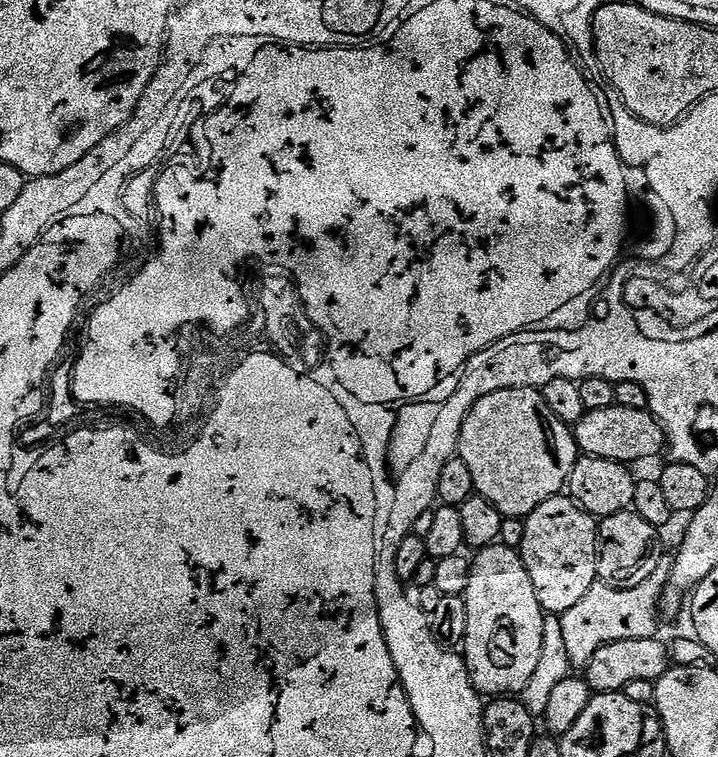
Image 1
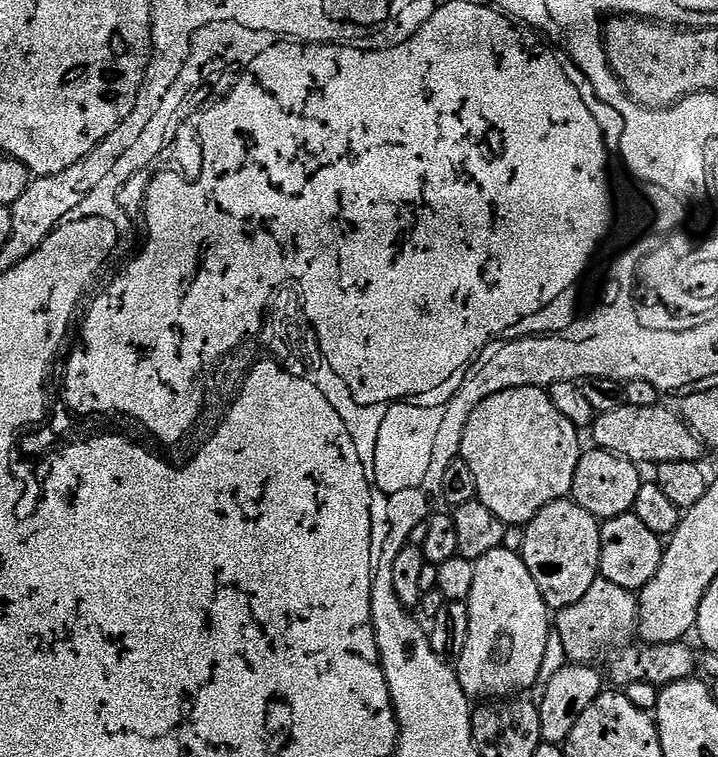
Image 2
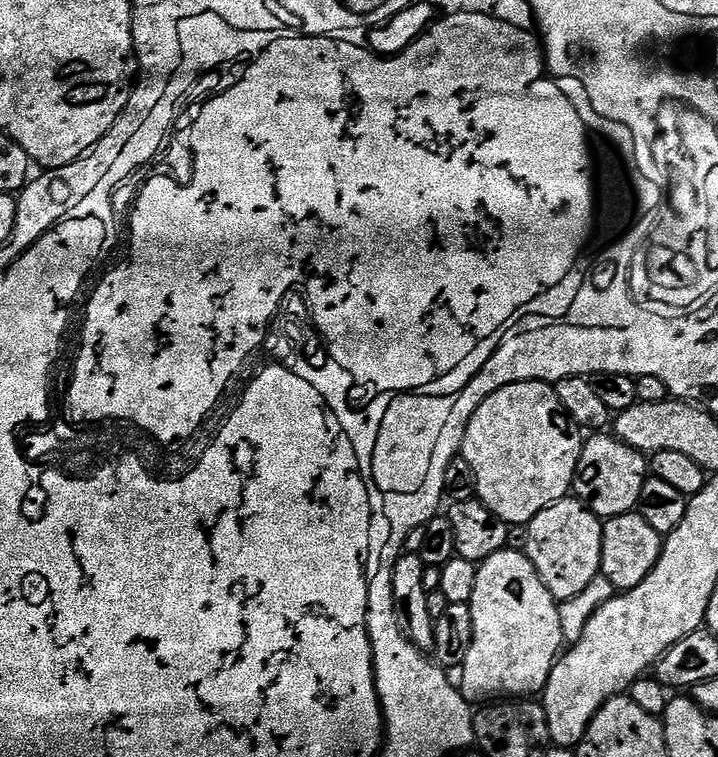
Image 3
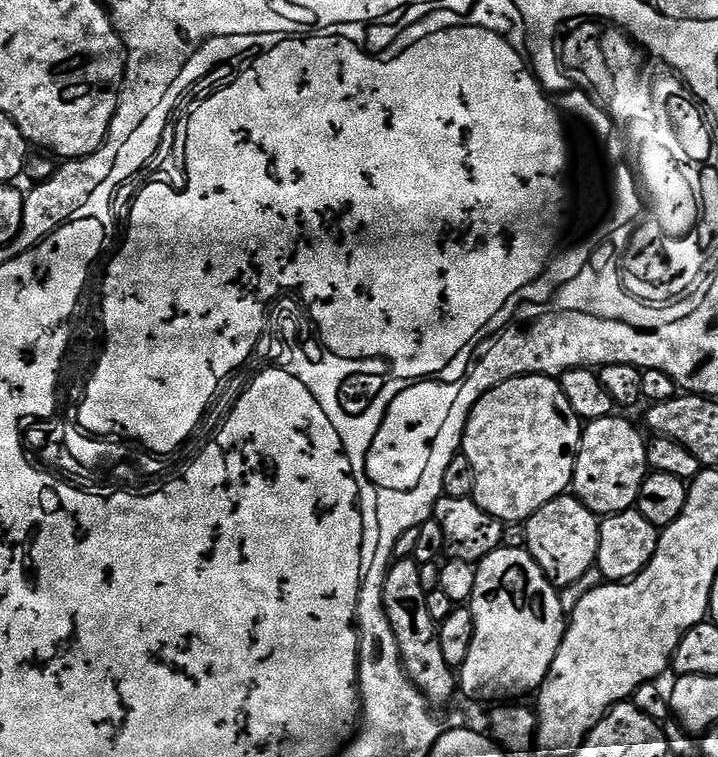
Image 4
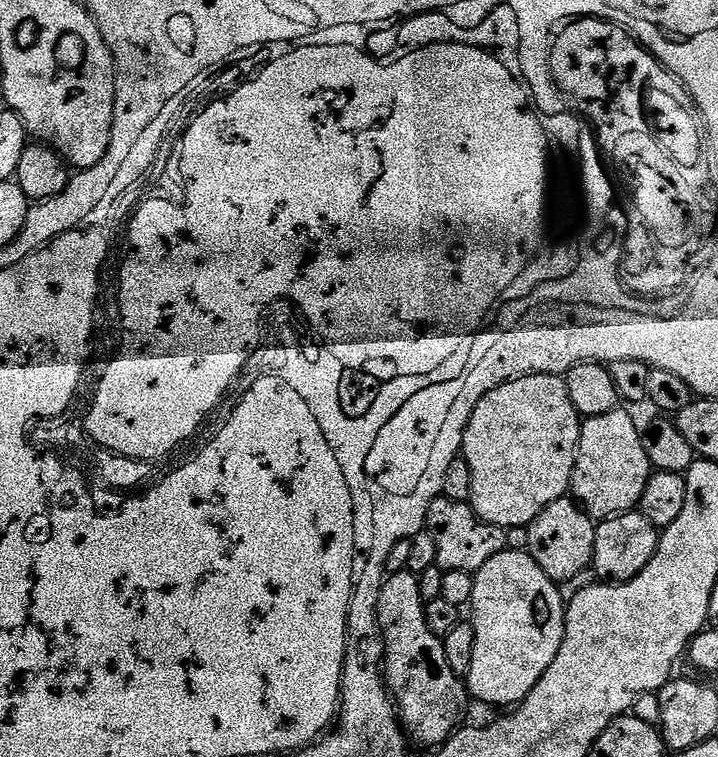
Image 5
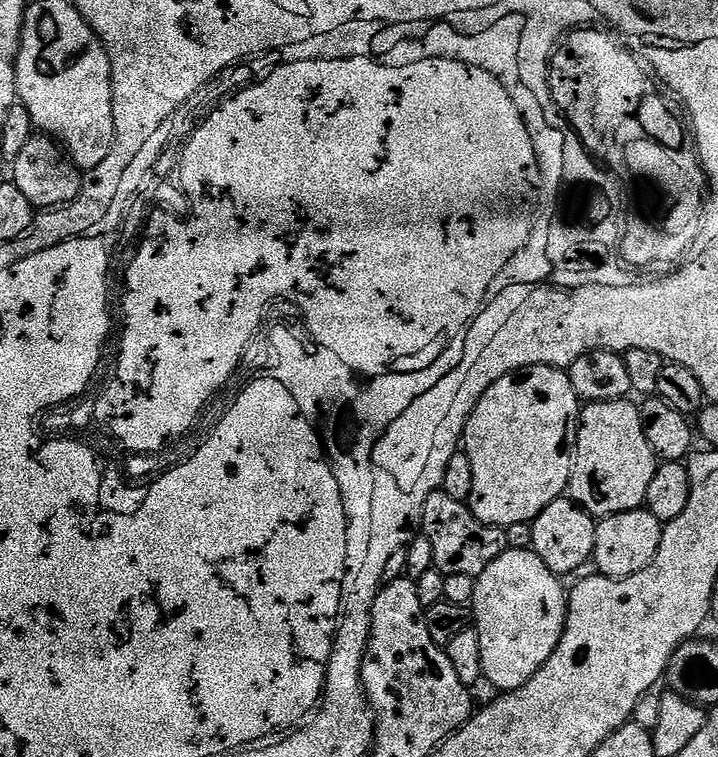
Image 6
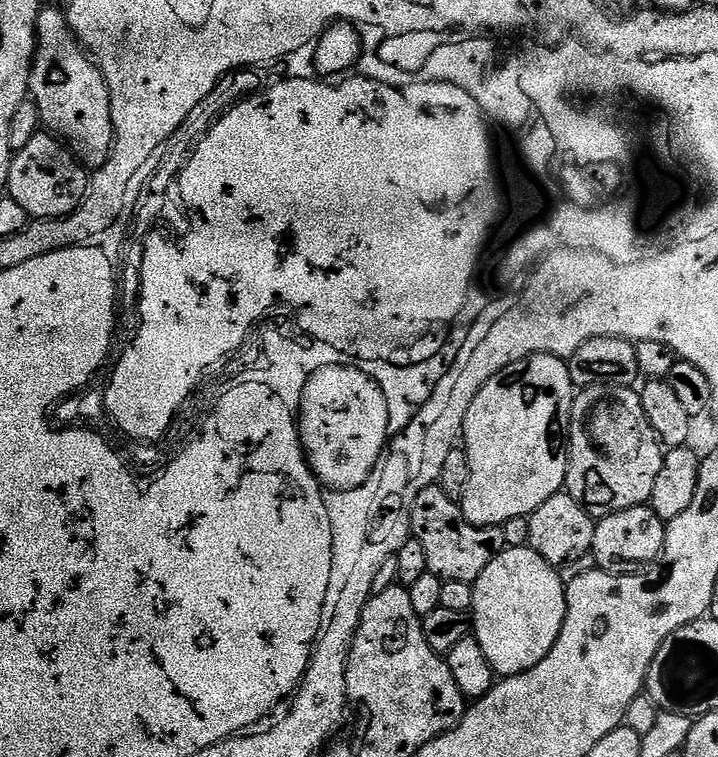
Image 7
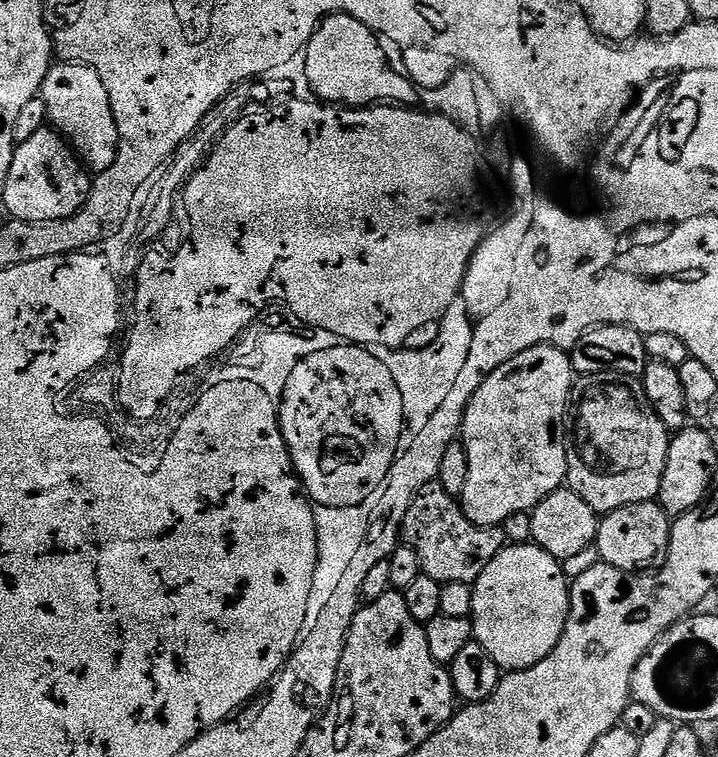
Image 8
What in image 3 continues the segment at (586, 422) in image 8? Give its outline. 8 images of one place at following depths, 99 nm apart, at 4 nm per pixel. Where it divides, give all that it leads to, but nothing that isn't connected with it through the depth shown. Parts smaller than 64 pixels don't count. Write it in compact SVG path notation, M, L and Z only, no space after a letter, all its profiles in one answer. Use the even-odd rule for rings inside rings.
M592 434L585 439L584 449L578 458L572 492L575 499L582 501L596 516L621 516L636 508L638 498L642 494L642 486L649 476L650 464L645 453L634 451L617 440L615 435Z

